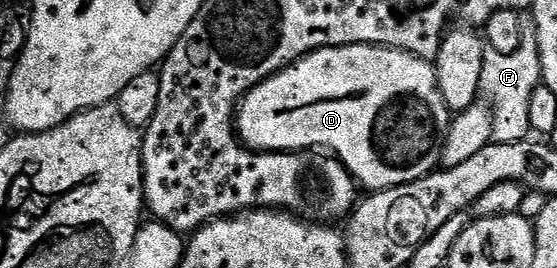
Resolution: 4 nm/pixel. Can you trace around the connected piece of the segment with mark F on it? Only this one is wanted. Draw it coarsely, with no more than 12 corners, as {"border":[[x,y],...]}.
{"border":[[536,35],[515,54],[486,47],[481,92],[494,141],[530,135],[541,83]]}

